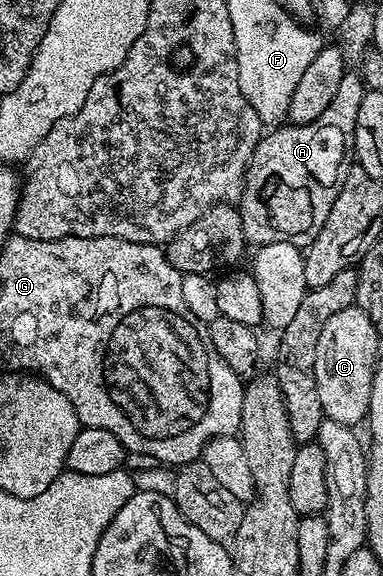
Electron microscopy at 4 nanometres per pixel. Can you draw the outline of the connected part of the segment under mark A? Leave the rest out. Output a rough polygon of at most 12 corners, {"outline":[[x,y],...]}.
{"outline":[[346,71],[310,125],[262,136],[239,202],[250,246],[319,235],[366,92]]}

